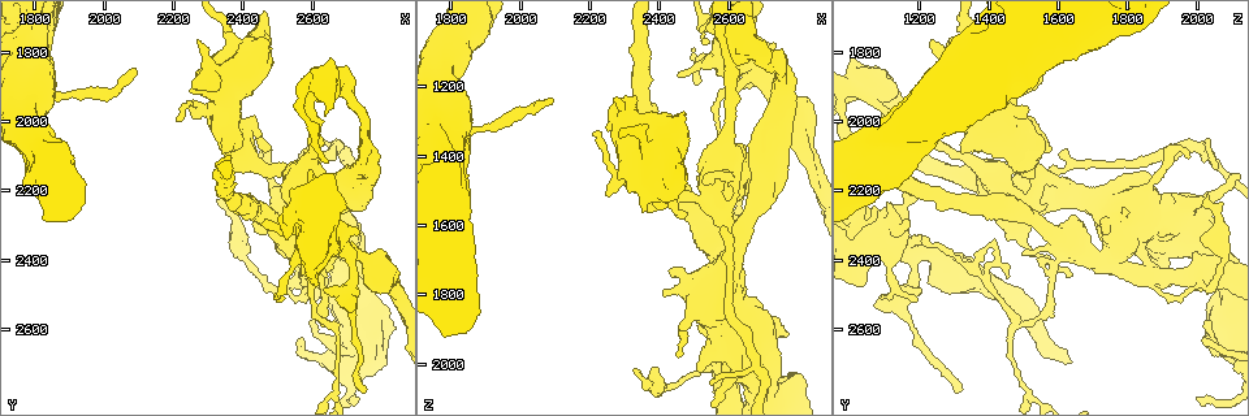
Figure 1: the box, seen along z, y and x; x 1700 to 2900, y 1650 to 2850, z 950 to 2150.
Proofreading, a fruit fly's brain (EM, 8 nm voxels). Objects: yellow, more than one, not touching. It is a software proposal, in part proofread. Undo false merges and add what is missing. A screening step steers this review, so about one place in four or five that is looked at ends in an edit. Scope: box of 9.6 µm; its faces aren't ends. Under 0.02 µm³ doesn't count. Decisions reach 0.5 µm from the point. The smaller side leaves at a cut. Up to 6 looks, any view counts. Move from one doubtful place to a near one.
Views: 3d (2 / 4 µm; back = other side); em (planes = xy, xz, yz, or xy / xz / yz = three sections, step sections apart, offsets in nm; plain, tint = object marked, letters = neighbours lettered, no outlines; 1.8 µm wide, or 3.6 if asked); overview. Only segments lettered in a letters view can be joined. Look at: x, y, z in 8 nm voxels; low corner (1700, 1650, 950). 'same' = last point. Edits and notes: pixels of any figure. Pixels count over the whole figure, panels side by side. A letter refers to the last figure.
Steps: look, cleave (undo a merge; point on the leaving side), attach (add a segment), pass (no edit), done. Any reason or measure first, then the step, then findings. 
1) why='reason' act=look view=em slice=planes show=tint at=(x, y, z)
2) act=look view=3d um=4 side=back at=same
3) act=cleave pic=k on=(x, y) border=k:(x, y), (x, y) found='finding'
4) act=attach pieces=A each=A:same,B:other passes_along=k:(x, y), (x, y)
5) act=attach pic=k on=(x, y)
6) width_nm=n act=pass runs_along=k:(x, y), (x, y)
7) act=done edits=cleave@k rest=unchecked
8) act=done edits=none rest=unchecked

why='two arms in line, one across' act=look view=em um=3.6 slice=yz step=8 show=tint at=(2320, 1970, 1450)

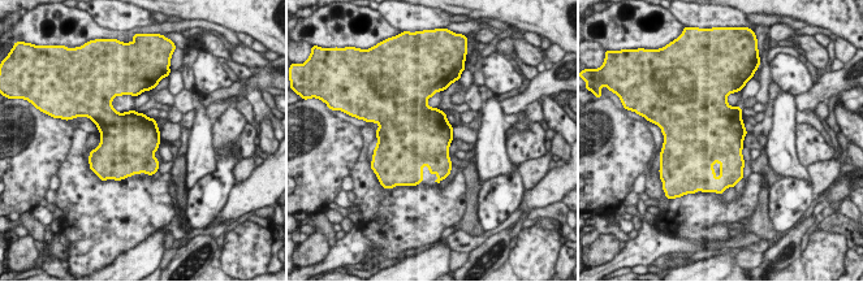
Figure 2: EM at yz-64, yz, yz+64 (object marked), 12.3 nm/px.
act=look view=em um=3.6 slice=planes show=letters at=same

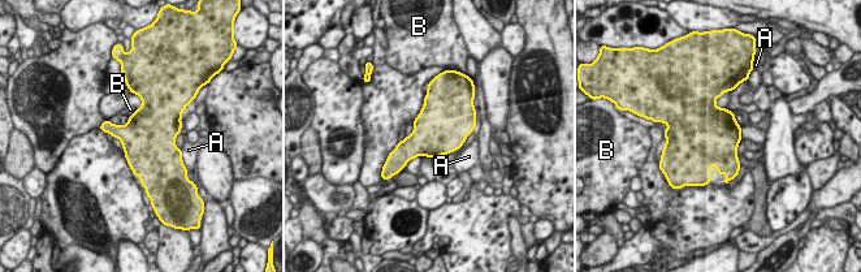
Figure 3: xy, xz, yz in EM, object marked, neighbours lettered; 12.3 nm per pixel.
act=pass each=A:other,B:other border=3:(135, 109), (129, 116) found='one neuron here'

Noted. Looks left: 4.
why='an open end' act=look view=em slice=planes show=plain at=(2270, 1770, 1230)

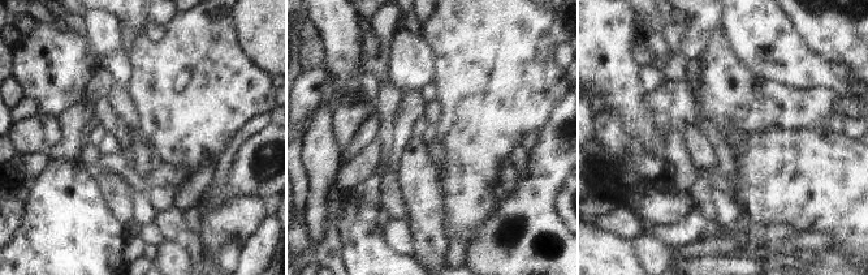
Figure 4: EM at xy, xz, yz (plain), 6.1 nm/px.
act=look view=em slice=planes show=letters at=same

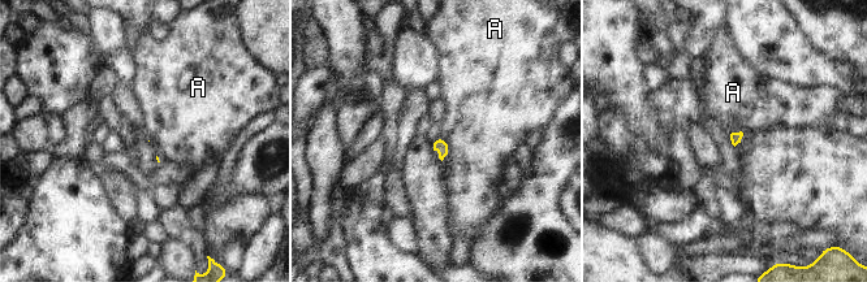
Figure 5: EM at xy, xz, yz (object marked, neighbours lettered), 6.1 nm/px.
act=pass each=A:other border=5:(439, 138), (447, 144), (441, 160) found='no lettered segment goes on from it'

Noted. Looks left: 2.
why='end of a long branch' act=look view=3d um=2 at=(2350, 2210, 2030)

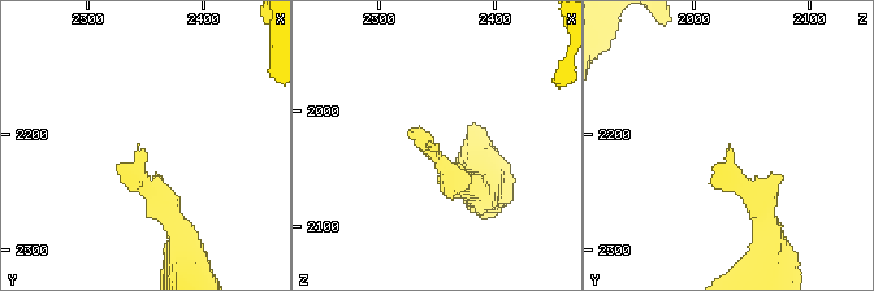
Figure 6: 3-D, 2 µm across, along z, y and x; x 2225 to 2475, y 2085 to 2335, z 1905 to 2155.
act=look view=em slice=planes show=letters at=(2346, 2212, 2032)

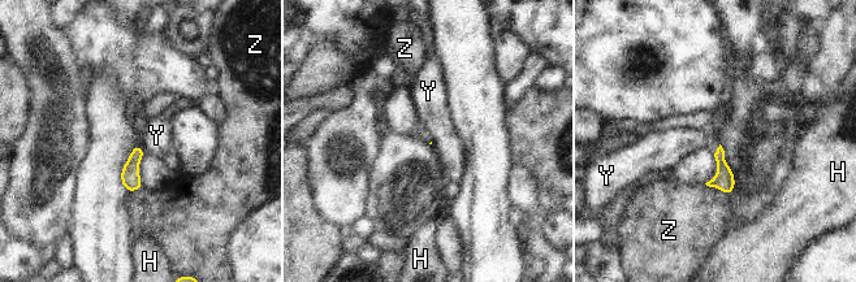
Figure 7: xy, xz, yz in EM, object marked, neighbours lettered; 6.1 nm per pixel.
act=pass each=H:other,Y:other,Z:other border=7:(139, 142), (145, 152) found='none of them fits'

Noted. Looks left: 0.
act=done edits=none rest=unchecked

